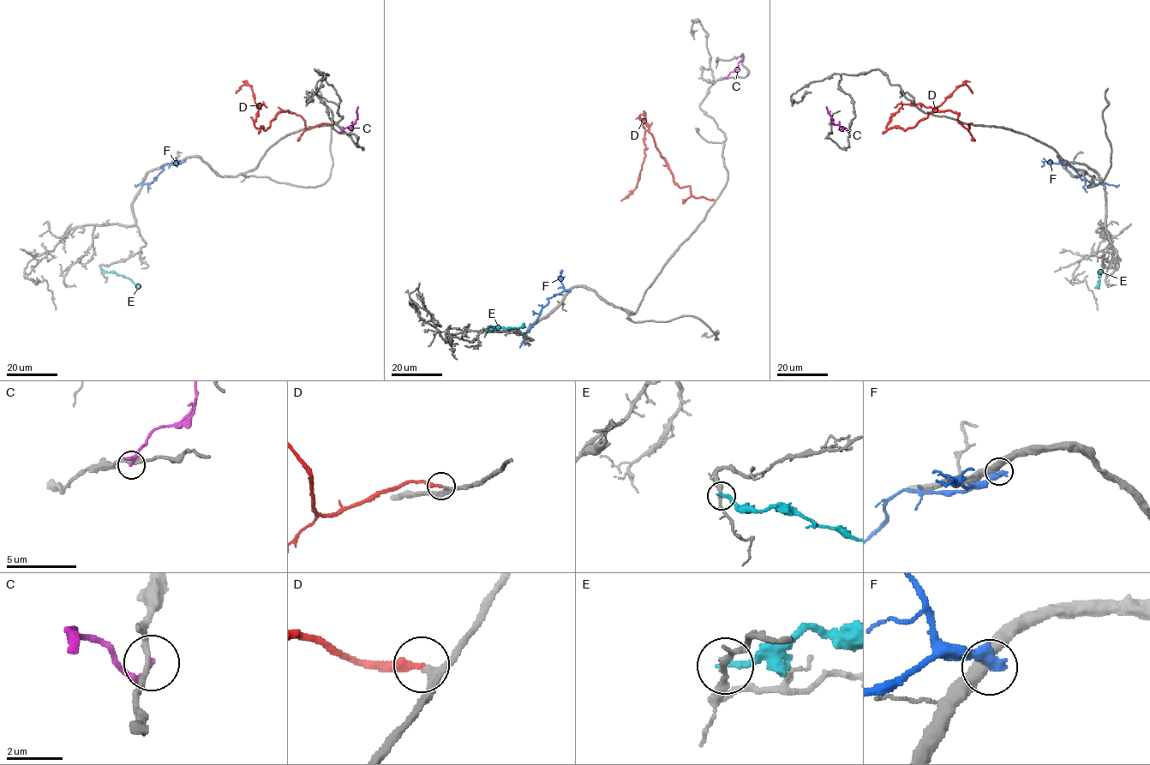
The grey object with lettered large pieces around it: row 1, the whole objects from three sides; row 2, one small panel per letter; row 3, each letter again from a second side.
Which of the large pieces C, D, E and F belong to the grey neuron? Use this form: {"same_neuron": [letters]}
{"same_neuron": ["D"]}

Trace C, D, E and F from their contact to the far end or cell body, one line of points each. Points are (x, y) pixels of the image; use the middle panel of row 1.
C: (726, 78), (736, 69), (743, 54)
D: (714, 200), (694, 197), (689, 186), (680, 187), (675, 182), (642, 115), (645, 155), (639, 180), (621, 200)
E: (487, 330), (494, 326), (519, 328), (524, 323)
F: (569, 291), (561, 291), (548, 299), (519, 347)

